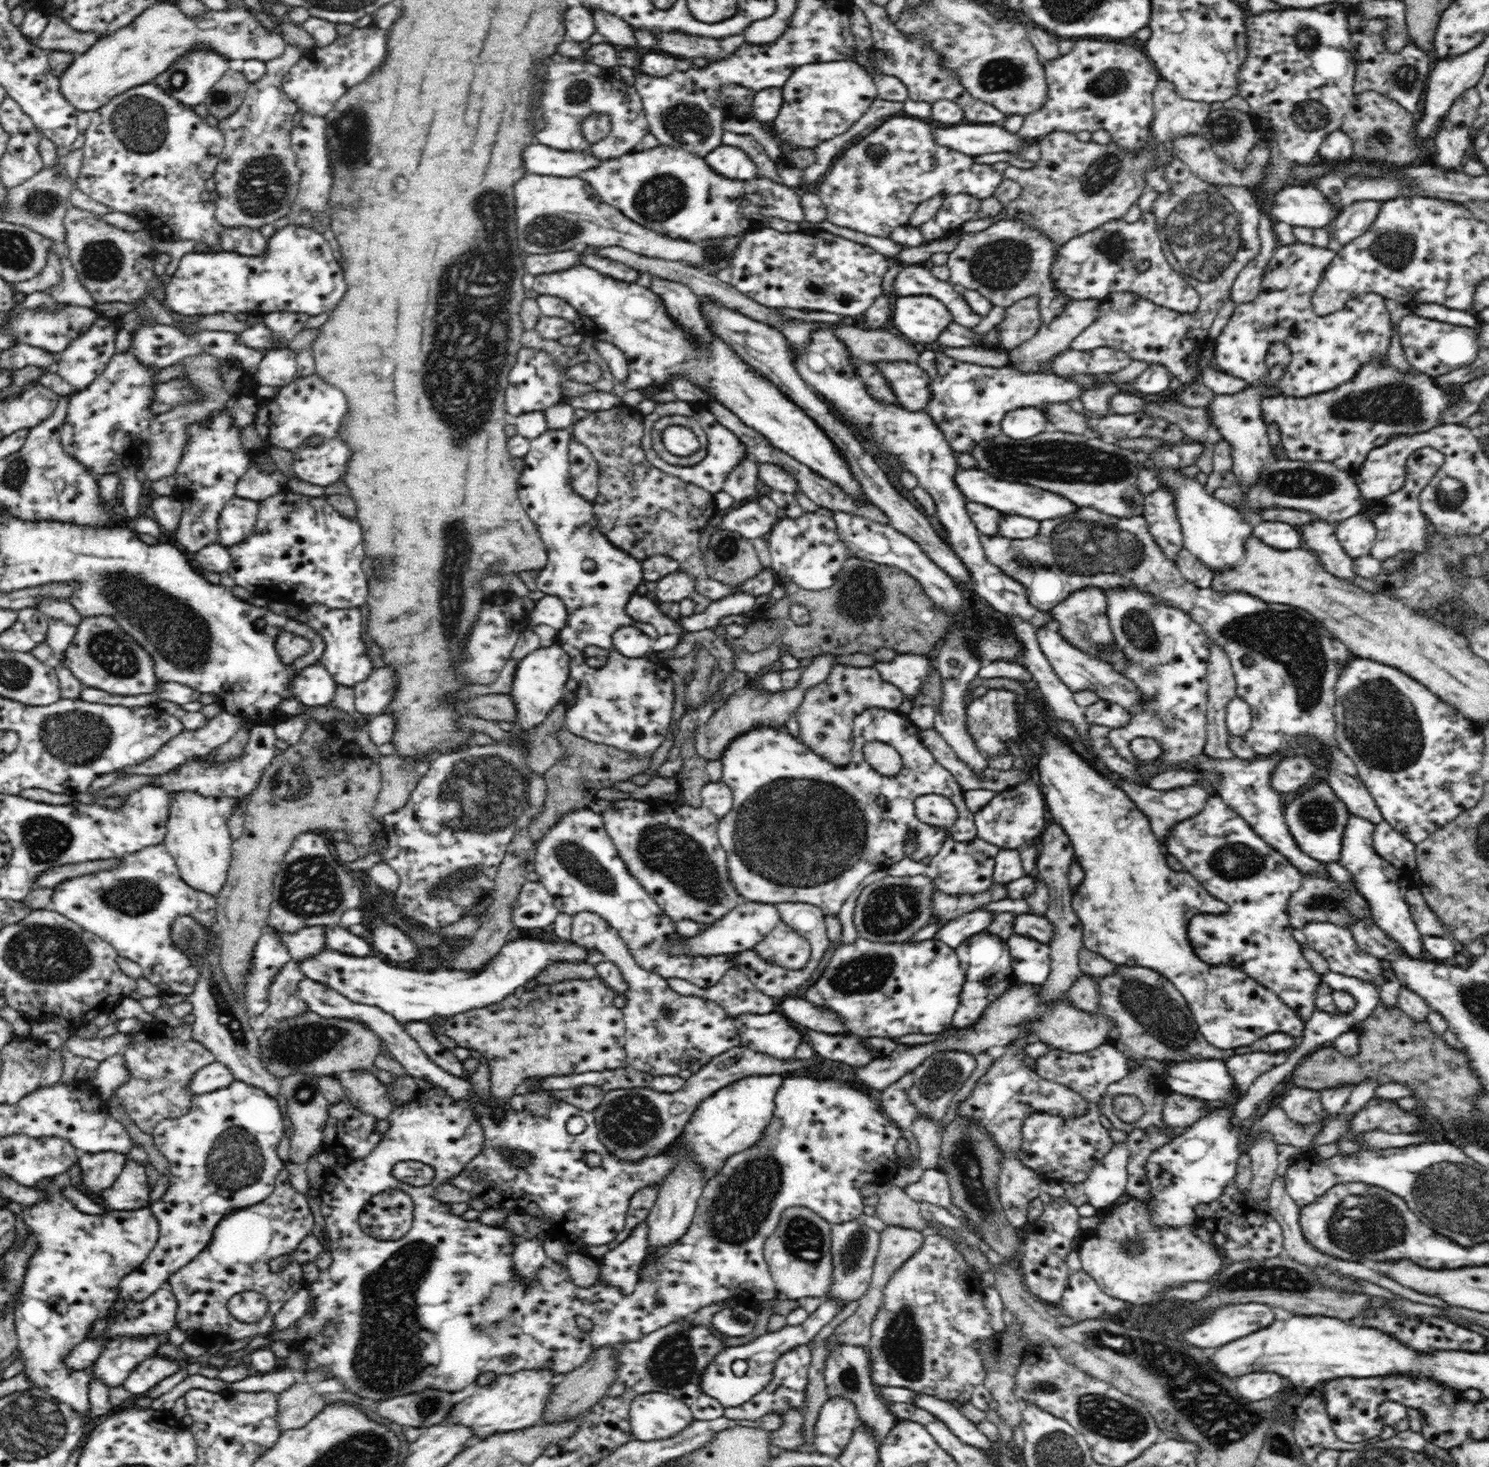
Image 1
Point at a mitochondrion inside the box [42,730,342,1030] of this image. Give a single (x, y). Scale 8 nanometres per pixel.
(136, 897)

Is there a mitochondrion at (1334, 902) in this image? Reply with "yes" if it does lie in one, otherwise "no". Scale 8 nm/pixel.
yes

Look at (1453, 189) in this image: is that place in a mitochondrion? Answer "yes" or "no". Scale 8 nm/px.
no

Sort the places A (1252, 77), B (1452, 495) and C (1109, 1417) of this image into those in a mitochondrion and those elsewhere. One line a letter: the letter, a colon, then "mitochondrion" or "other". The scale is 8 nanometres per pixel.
A: other
B: mitochondrion
C: mitochondrion

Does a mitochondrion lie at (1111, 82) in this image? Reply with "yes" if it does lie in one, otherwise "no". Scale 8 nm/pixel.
yes

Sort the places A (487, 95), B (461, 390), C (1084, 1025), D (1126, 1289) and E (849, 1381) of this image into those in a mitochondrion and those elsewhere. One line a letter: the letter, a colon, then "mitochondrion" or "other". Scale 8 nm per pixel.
A: other
B: mitochondrion
C: mitochondrion
D: other
E: mitochondrion

